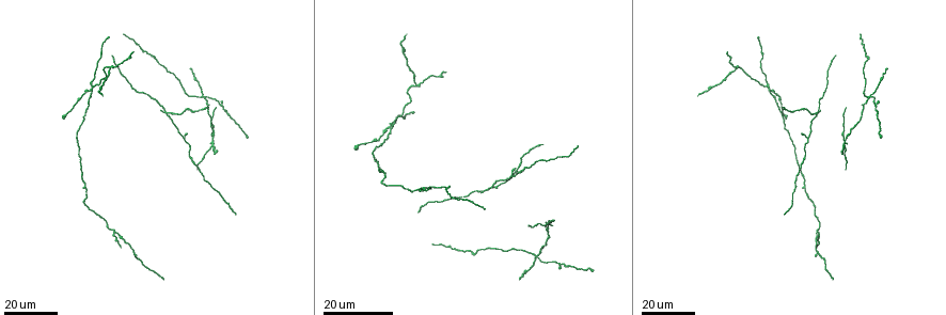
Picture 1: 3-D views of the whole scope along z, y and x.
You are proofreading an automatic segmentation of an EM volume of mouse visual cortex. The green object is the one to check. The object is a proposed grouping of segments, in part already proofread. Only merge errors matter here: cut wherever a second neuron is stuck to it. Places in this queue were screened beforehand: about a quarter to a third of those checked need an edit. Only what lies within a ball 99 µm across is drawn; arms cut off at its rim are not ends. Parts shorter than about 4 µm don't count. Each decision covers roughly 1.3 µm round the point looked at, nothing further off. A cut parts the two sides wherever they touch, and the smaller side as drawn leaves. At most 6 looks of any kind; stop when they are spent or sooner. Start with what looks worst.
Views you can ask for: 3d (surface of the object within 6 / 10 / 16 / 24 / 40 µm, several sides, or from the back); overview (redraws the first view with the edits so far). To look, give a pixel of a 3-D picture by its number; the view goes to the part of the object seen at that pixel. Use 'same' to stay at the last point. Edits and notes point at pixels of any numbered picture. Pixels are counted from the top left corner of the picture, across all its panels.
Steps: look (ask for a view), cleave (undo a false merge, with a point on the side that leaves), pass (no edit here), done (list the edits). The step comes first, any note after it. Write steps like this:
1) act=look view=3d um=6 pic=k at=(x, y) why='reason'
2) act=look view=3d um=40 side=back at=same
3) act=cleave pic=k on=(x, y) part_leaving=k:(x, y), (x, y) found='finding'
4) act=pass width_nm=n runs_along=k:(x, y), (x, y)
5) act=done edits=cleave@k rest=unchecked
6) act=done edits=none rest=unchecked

act=look view=3d um=24 pic=1 at=(537, 254) why='thin arm on a thick one'

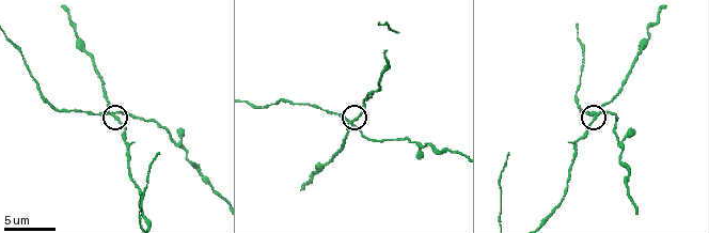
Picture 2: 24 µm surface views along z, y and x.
act=look view=3d um=6 pic=2 at=(114, 114) why='closer look'

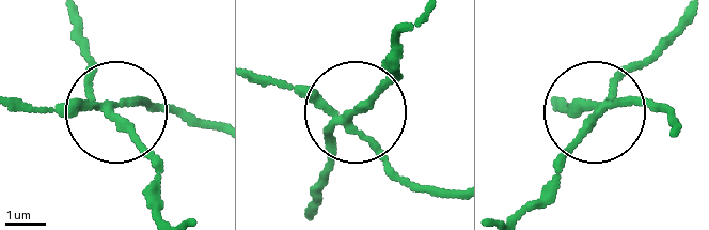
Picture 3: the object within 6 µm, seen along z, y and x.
act=cleave pic=3 on=(91, 68) arms=4 part_leaving=3:(109, 110), (143, 158), (154, 210) found='a second neuron is stuck on'

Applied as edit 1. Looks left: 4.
act=look view=3d um=24 pic=1 at=(166, 114) why='two arms at a narrow angle'

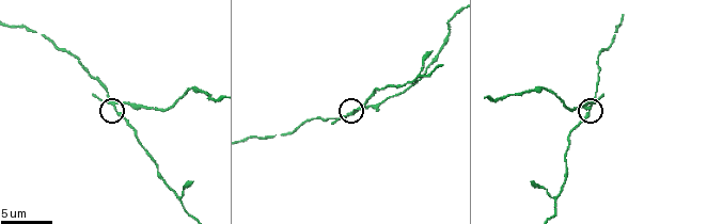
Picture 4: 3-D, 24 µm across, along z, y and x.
act=look view=3d um=6 pic=4 at=(591, 103)

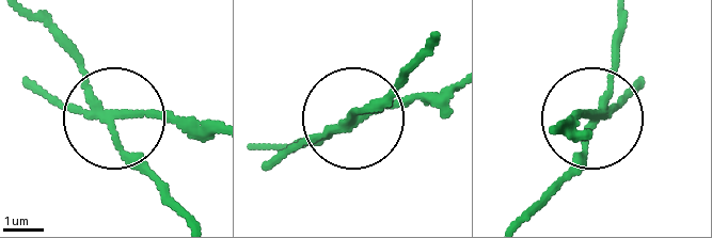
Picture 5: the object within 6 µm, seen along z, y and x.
act=cleave pic=5 on=(157, 116) arms=4 part_leaving=5:(107, 114), (216, 125) found='two neurons meet here'

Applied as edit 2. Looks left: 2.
act=look view=3d um=16 pic=1 at=(112, 230) why='three arms meet'

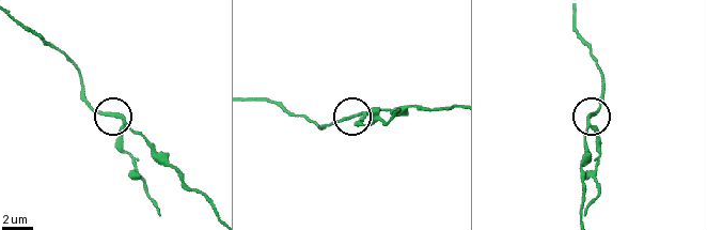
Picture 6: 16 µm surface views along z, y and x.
act=look view=3d um=6 pic=6 at=(591, 126) why='zoom in'

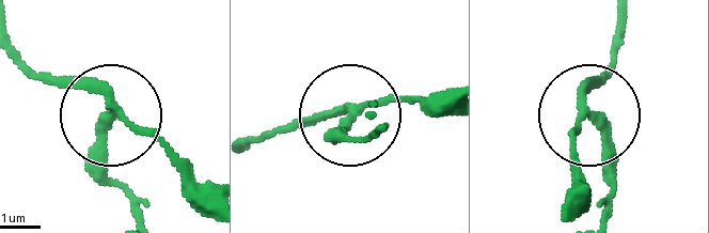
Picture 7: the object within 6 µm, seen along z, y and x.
act=cleave pic=7 on=(100, 165) width_nm=190 part_leaving=7:(113, 114), (103, 161), (134, 213) found='two neurons meet here'

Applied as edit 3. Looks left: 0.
act=done edits=cleave@3,cleave@5,cleave@7 rest=unchecked

